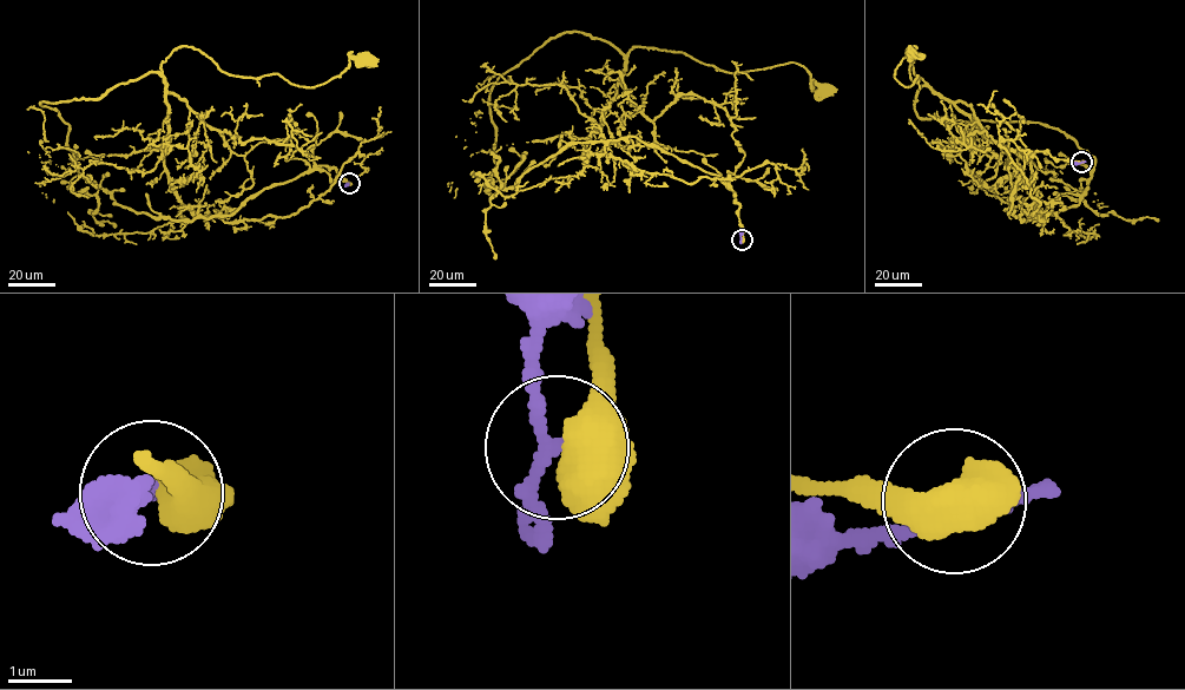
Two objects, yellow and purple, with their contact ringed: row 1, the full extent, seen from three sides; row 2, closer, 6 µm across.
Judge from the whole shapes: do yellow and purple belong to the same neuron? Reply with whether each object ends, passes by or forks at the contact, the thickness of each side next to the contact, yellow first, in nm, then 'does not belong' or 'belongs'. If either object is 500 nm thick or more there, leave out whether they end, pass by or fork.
550/180 nm | does not belong

